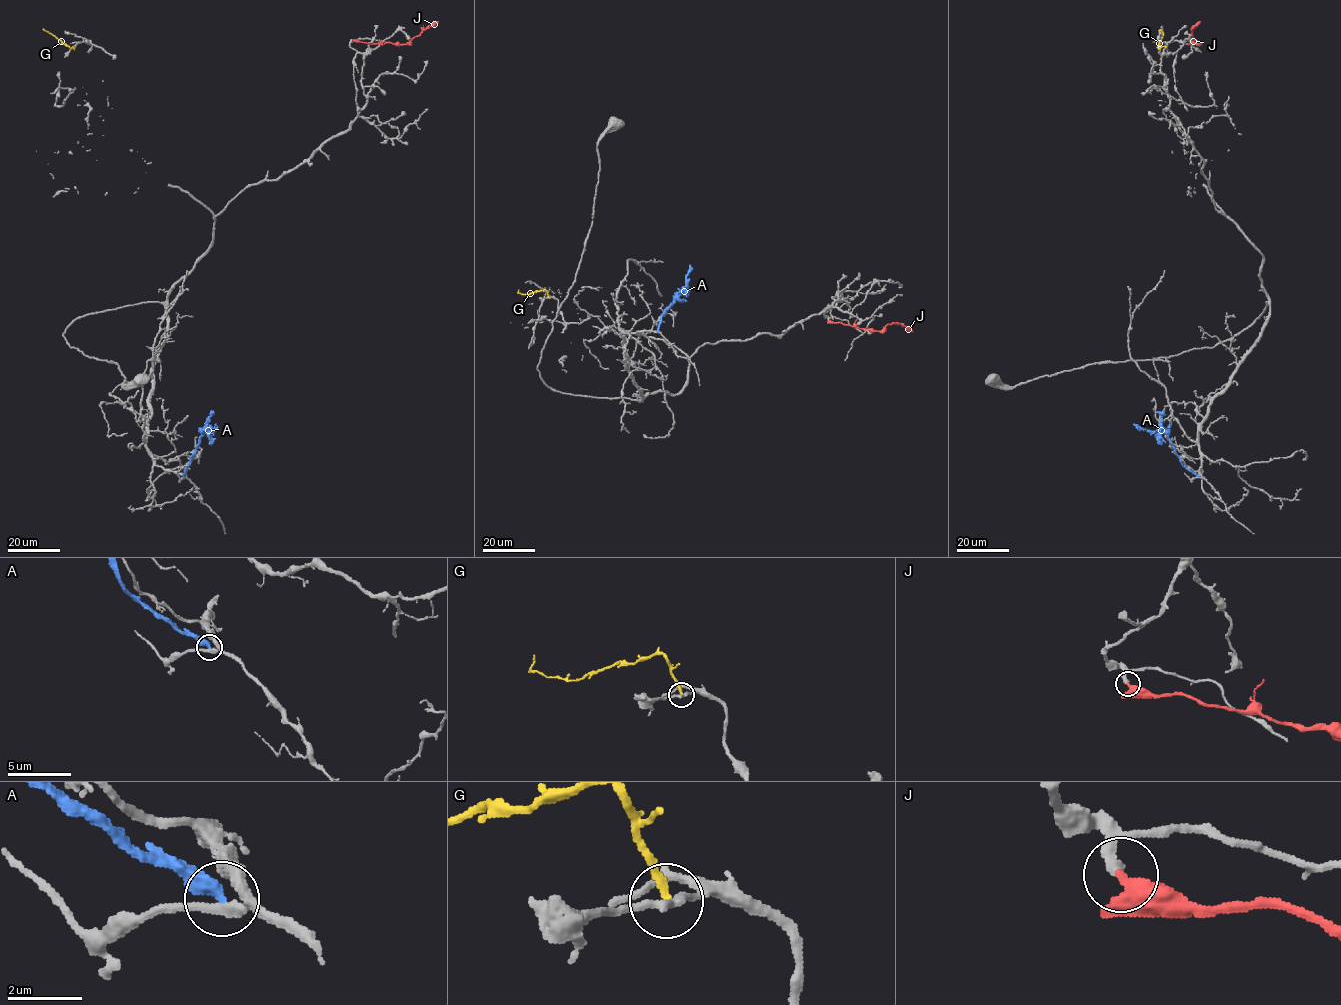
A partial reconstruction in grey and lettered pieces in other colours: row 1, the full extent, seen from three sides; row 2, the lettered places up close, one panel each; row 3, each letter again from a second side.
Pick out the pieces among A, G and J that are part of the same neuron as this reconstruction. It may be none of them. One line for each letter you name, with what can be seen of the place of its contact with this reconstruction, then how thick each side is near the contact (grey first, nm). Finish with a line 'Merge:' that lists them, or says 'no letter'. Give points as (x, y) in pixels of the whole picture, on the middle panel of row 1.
Merge: no letter

